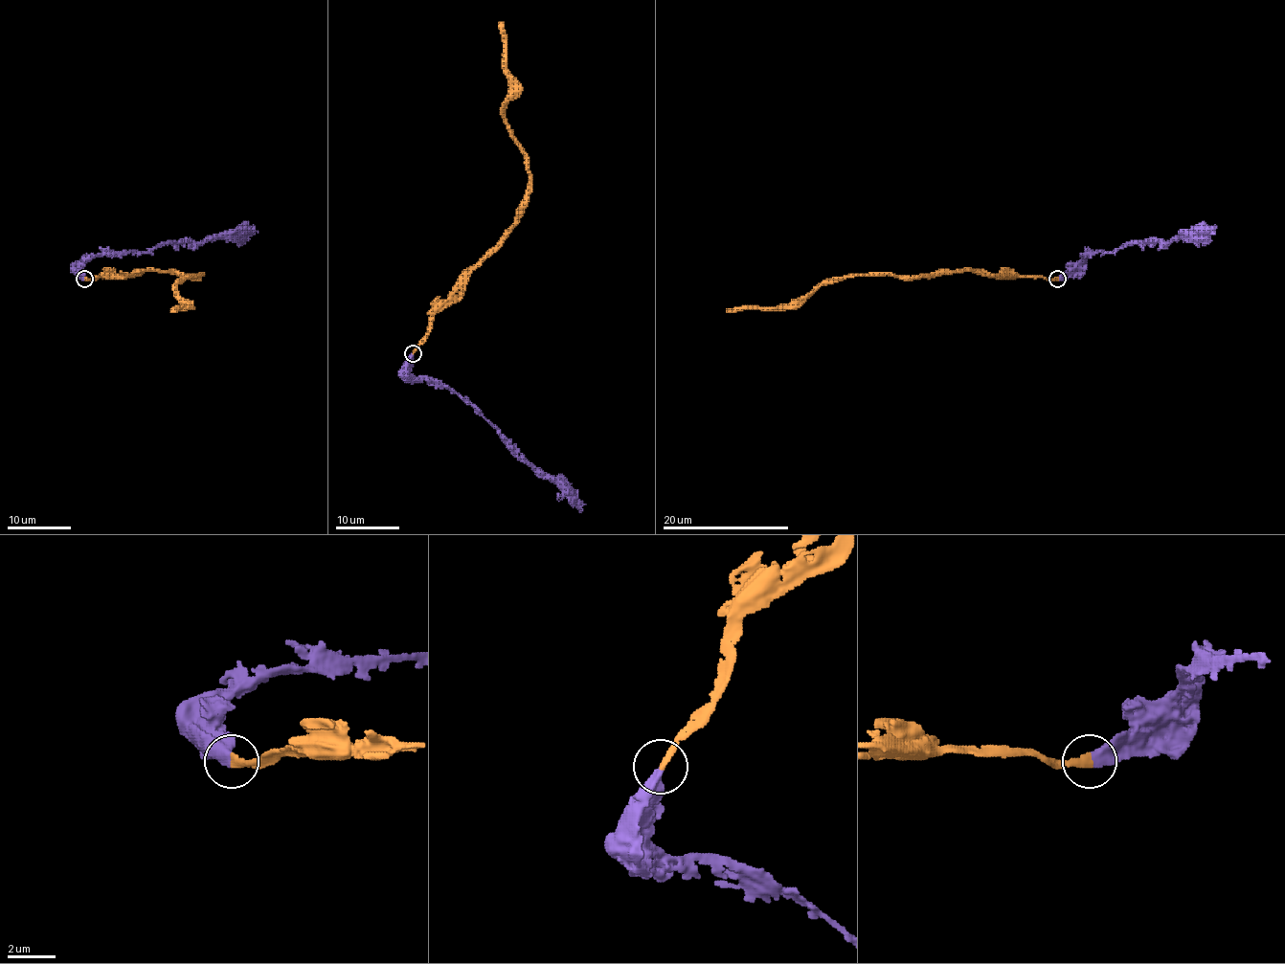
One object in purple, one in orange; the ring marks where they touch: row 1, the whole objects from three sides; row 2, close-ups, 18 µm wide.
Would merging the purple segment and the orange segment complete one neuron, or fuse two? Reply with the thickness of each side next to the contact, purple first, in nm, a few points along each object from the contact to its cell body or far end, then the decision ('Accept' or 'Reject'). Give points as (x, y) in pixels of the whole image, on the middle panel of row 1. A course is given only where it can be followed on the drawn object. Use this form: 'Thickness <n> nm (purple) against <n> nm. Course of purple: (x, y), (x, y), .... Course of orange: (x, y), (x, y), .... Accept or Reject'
Thickness 480 nm (purple) against 300 nm. Course of purple: (413, 353), (410, 372), (416, 379), (439, 380), (466, 399), (519, 457), (545, 477), (550, 477), (579, 512). Course of orange: (413, 353), (434, 312), (481, 263), (524, 203), (527, 153), (505, 117), (509, 76), (499, 22). Accept

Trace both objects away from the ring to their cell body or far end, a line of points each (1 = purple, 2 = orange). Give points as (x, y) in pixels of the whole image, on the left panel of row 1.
1: (85, 279), (81, 266), (88, 259), (151, 252), (169, 242), (242, 237), (252, 226)
2: (85, 279), (153, 271), (177, 271), (187, 277), (201, 274), (177, 285), (182, 303), (170, 312)

